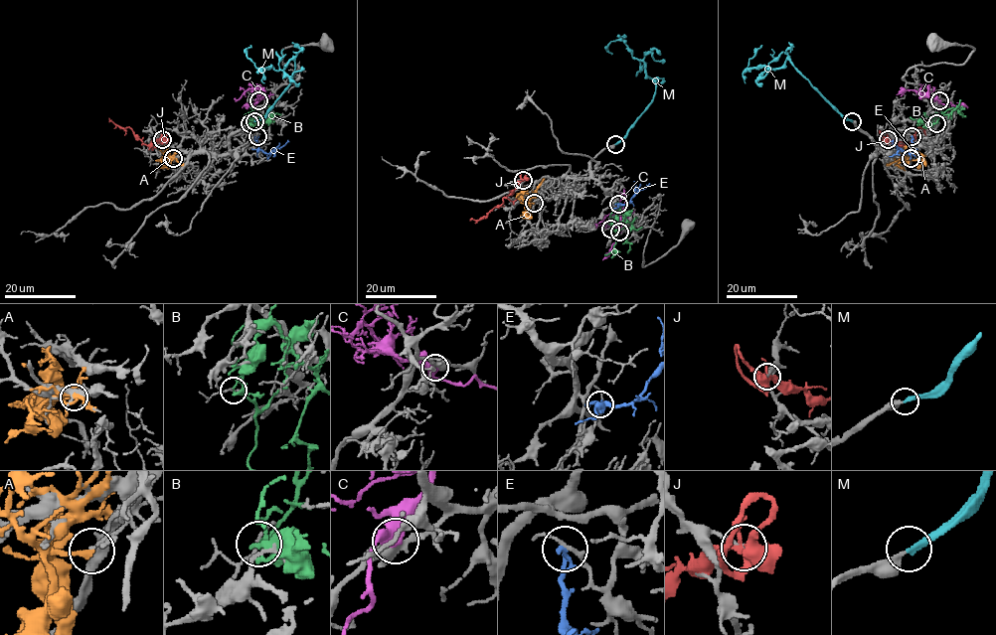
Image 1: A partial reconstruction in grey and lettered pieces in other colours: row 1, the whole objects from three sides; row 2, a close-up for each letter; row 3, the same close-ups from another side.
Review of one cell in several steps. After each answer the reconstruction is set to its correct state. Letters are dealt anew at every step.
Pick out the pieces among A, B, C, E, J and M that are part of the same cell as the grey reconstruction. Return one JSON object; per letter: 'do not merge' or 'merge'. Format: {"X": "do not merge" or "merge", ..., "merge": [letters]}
{"A": "do not merge", "B": "do not merge", "C": "do not merge", "E": "do not merge", "J": "do not merge", "M": "merge", "merge": ["M"]}

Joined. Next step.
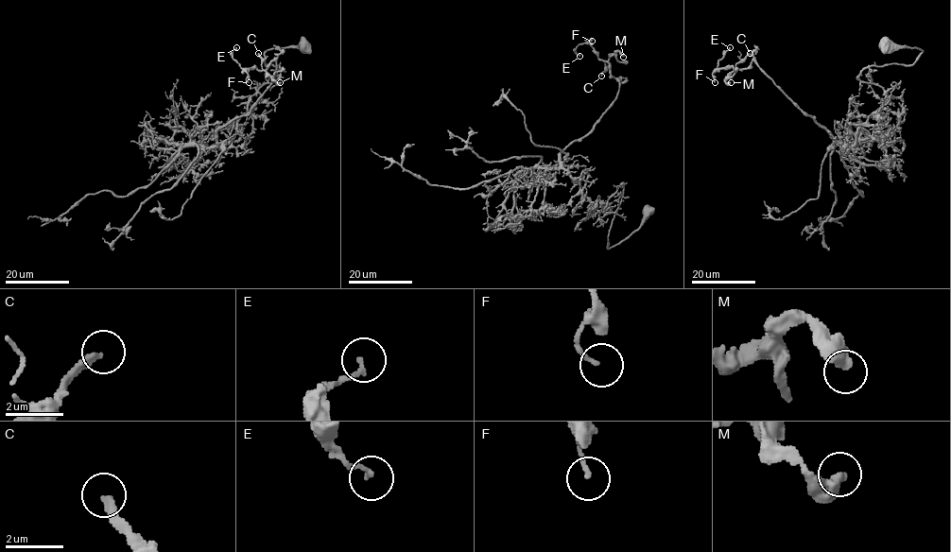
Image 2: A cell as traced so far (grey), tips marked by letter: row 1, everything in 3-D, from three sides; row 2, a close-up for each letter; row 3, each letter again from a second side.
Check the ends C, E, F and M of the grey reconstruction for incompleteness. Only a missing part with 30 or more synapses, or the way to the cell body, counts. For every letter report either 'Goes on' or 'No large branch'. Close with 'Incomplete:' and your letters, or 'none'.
C: No large branch
E: No large branch
F: No large branch
M: No large branch
Incomplete: none

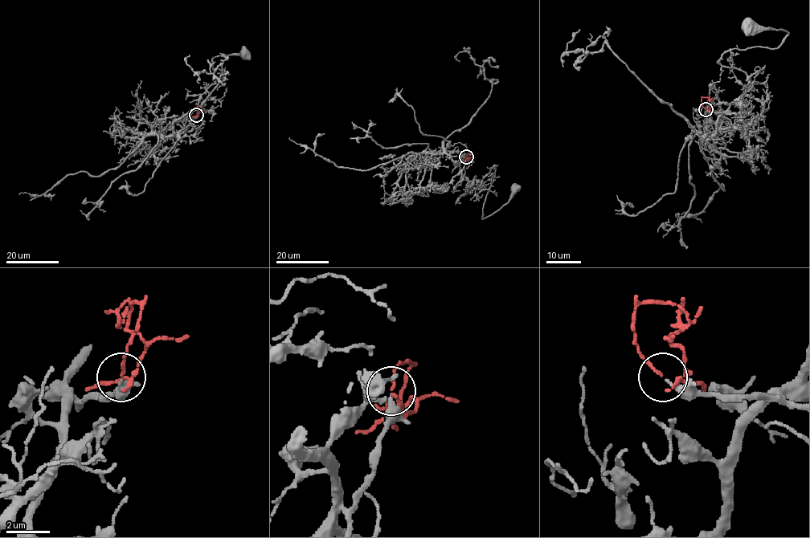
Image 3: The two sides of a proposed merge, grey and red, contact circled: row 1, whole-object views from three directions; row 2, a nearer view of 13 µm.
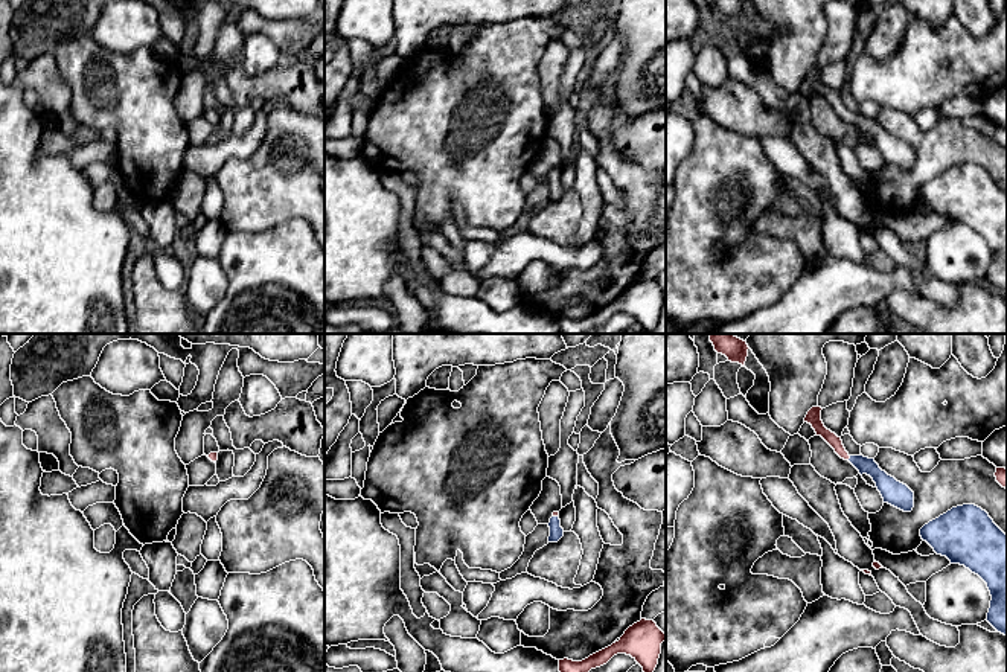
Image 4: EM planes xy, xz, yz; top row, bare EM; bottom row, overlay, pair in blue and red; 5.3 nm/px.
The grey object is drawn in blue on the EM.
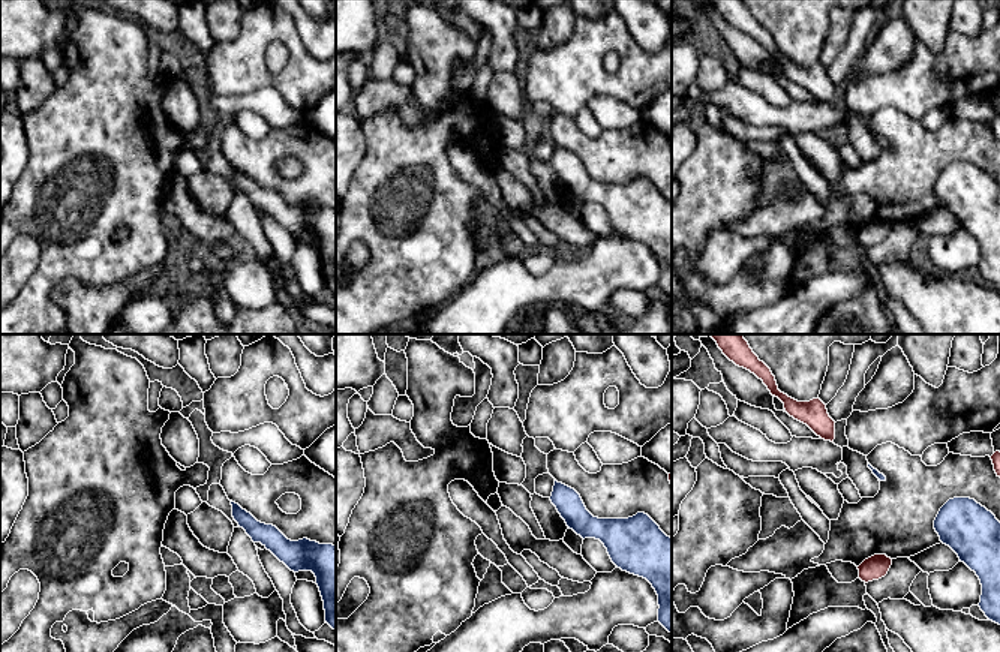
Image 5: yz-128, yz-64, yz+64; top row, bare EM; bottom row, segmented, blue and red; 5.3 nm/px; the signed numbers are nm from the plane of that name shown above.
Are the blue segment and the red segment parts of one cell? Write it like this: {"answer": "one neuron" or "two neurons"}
{"answer": "one neuron"}

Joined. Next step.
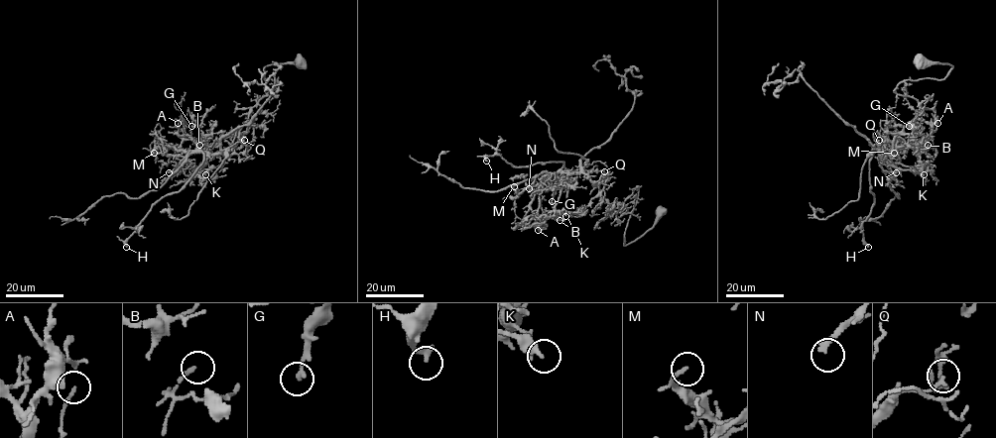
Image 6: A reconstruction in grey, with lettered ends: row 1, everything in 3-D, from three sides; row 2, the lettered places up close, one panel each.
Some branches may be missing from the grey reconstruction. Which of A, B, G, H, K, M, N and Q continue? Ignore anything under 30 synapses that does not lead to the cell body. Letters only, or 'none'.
N

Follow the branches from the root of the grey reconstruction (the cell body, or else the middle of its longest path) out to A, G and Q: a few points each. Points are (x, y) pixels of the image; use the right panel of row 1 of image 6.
A: (920, 62), (952, 67), (940, 79), (905, 81), (920, 111), (880, 154), (923, 149), (937, 123)
G: (920, 62), (952, 67), (940, 79), (905, 81), (904, 92), (920, 111), (882, 156), (883, 131), (909, 126)
Q: (920, 62), (952, 67), (940, 79), (907, 79), (903, 91), (920, 111), (888, 155), (880, 154), (879, 140)

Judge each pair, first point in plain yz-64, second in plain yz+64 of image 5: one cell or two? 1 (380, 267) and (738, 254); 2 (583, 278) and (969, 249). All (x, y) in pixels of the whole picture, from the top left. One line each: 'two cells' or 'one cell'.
1: two cells
2: one cell

